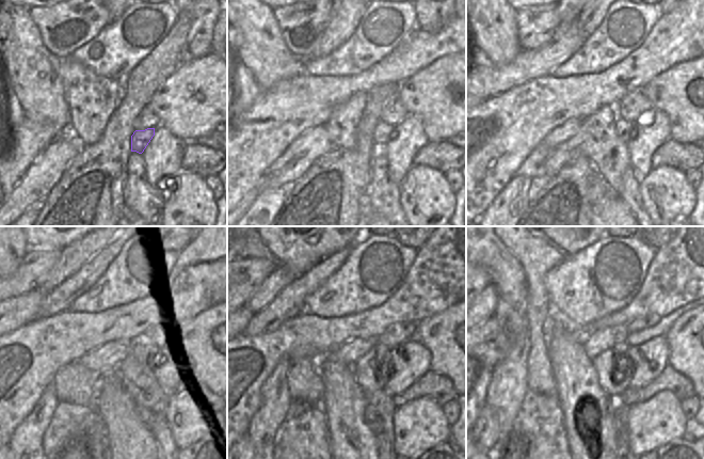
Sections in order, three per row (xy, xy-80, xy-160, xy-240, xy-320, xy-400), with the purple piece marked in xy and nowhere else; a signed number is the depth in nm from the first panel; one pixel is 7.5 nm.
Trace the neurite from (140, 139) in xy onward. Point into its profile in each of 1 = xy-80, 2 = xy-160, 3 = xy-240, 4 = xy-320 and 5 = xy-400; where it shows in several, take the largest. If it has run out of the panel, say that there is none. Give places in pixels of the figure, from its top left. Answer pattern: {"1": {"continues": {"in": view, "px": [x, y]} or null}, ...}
{"1": {"continues": {"in": "xy-80", "px": [383, 131]}}, "2": {"continues": {"in": "xy-160", "px": [623, 127]}}, "3": {"continues": {"in": "xy-240", "px": [140, 360]}}, "4": {"continues": {"in": "xy-320", "px": [373, 368]}}, "5": {"continues": {"in": "xy-400", "px": [607, 364]}}}

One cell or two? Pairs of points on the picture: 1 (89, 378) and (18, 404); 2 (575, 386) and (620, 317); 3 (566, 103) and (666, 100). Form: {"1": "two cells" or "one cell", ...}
{"1": "two cells", "2": "two cells", "3": "two cells"}

